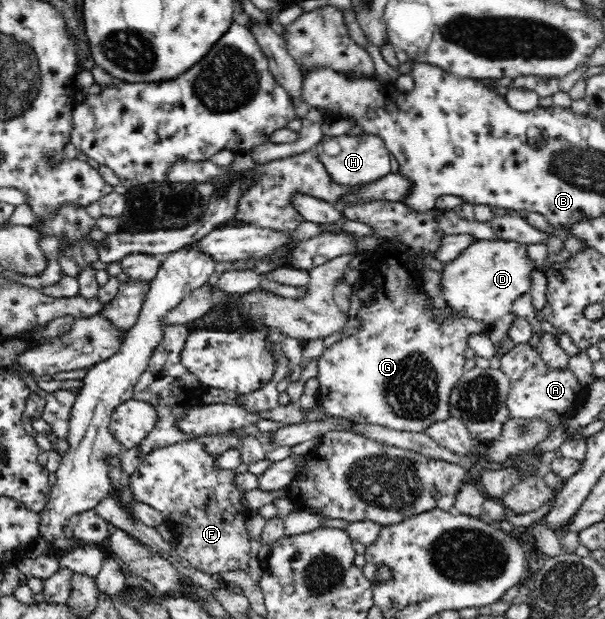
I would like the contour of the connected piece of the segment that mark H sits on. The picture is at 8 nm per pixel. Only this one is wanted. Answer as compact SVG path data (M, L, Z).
M370 133L344 134L336 137L325 136L324 139L313 147L316 158L322 162L326 172L330 174L332 182L346 187L361 186L388 175L390 173L389 149L385 146L385 141L377 135Z

